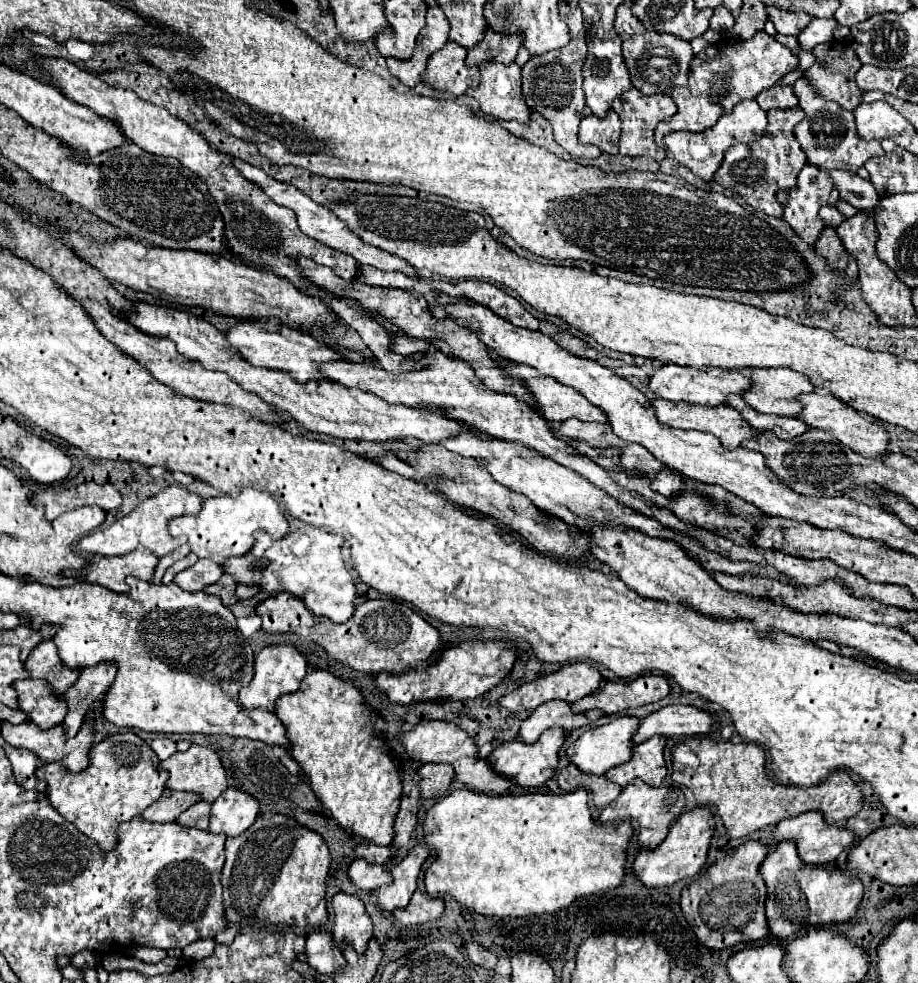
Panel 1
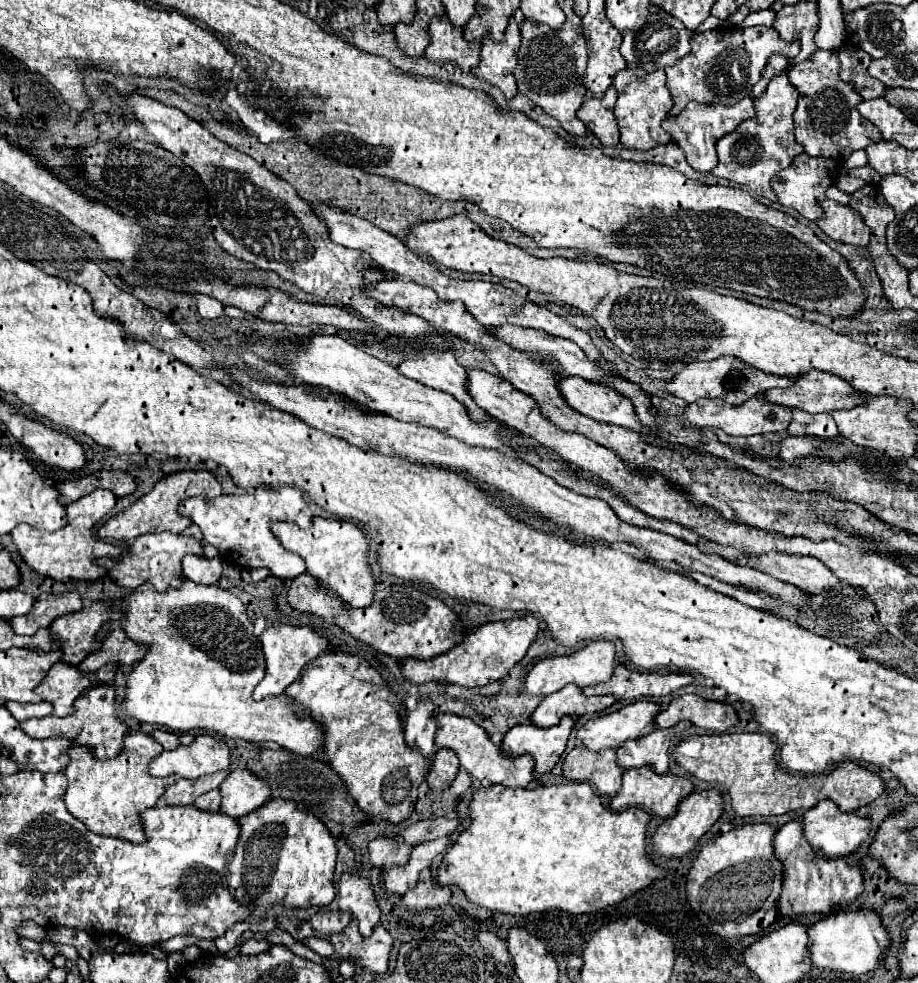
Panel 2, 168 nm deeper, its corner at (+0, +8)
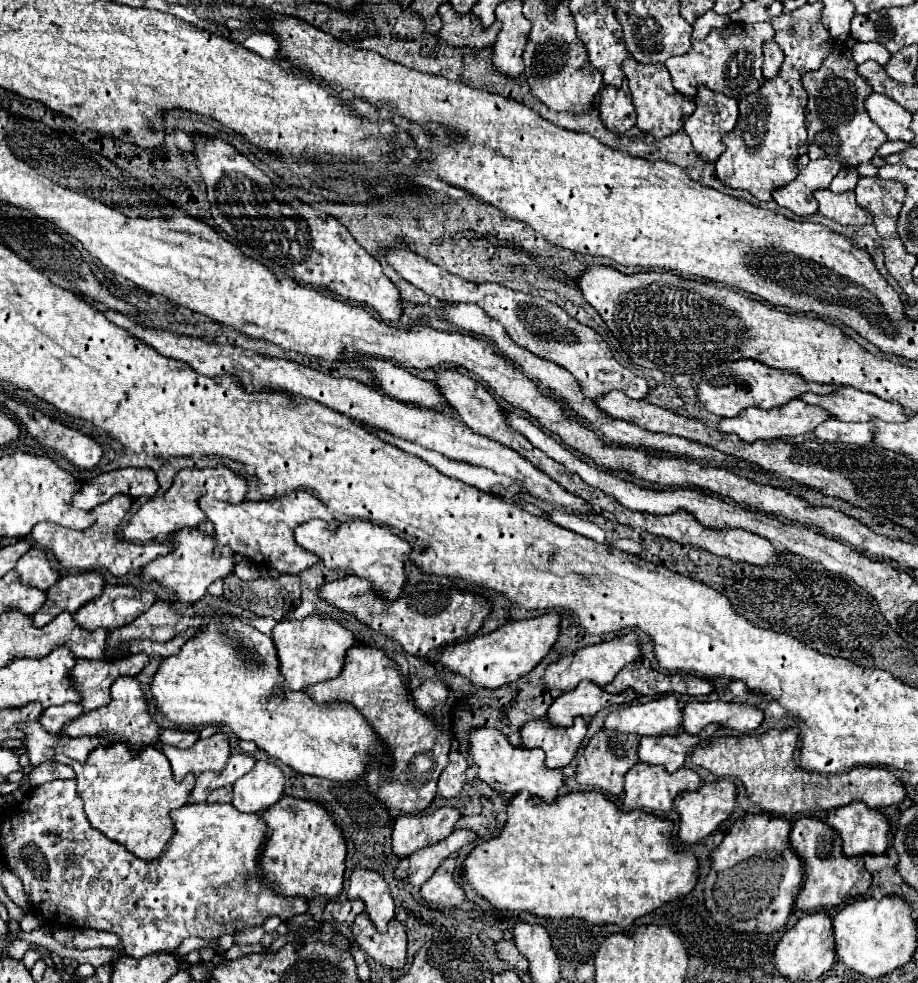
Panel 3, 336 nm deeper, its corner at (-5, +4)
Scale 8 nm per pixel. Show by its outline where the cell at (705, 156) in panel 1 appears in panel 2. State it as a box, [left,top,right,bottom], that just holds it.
[662,96,754,172]

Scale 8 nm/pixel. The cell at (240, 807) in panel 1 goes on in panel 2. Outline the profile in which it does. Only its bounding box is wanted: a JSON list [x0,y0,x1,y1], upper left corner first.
[220,768,270,820]

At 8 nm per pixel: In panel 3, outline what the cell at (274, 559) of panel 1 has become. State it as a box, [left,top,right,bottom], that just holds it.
[295,520,413,600]

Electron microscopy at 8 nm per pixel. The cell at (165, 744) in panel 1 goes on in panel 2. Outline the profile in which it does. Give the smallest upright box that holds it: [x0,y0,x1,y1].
[152,730,178,750]

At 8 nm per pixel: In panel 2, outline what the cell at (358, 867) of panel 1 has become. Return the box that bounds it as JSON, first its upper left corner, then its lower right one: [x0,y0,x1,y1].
[368,838,412,870]

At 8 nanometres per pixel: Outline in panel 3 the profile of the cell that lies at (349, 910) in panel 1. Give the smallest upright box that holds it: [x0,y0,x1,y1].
[347,866,395,932]

